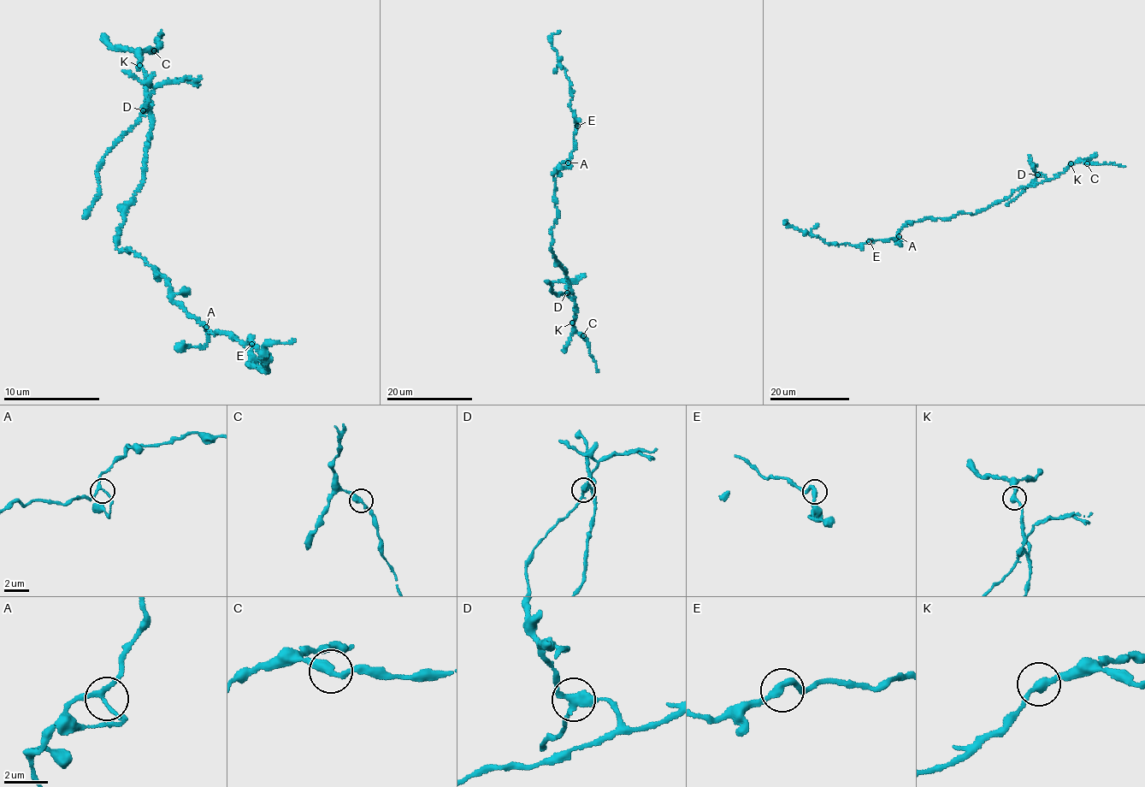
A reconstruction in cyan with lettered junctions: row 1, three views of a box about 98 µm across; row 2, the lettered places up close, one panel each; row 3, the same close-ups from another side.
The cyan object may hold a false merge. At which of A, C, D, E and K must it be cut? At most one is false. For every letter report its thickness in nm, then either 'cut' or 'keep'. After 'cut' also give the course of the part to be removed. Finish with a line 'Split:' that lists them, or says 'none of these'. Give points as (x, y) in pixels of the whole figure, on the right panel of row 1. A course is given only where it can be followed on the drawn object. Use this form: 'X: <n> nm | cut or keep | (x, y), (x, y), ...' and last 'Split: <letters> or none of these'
A: 190 nm | keep
C: 360 nm | keep
D: 320 nm | cut | (1037, 174), (1035, 180), (1006, 205)
E: 320 nm | keep
K: 320 nm | keep
Split: D

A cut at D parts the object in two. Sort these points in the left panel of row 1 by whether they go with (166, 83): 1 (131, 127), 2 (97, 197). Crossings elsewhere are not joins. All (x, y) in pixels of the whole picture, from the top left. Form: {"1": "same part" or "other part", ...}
{"1": "same part", "2": "same part"}

